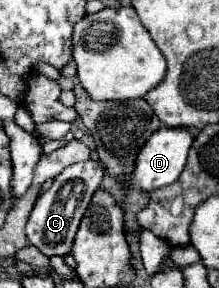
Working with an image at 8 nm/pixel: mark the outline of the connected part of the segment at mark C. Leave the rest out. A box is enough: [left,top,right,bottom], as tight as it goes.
[26,160,104,256]

